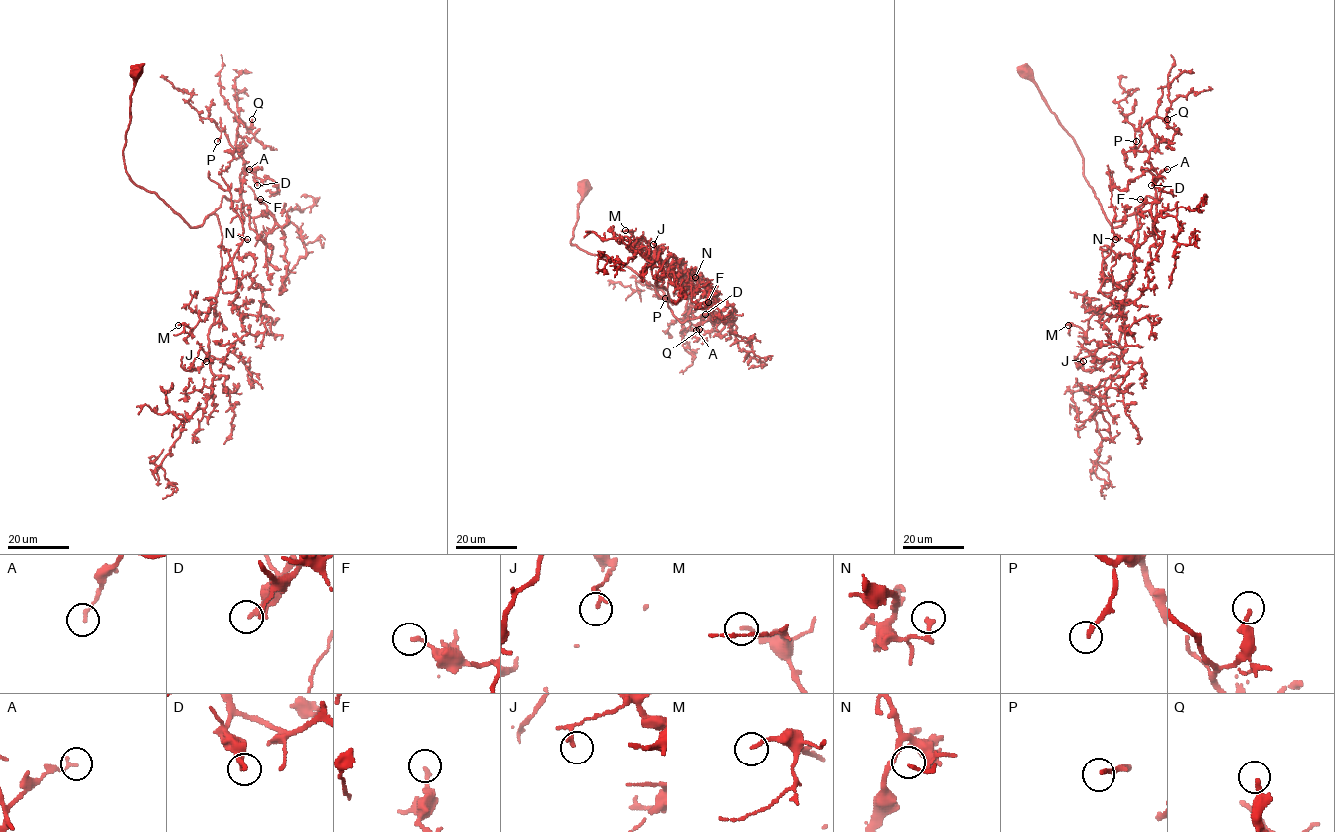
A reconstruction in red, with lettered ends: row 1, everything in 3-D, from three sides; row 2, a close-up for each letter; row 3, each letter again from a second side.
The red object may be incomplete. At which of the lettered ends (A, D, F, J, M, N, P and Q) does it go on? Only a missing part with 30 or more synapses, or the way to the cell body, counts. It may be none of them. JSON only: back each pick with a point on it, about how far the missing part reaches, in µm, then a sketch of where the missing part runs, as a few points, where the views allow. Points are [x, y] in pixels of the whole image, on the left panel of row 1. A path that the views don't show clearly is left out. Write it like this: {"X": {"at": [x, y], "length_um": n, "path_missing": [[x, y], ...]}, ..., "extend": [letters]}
{"P": {"at": [217, 141], "length_um": 20, "path_missing": [[217, 141], [214, 153], [208, 147], [200, 146], [200, 154]]}, "extend": ["P"]}

